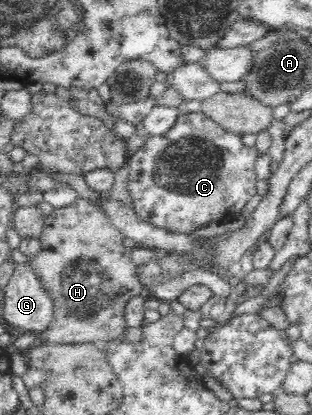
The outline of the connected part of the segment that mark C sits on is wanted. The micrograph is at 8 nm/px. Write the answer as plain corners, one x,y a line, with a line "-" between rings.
202,111
179,114
176,117
175,123
171,126
171,129
168,129
163,135
148,135
145,138
145,143
143,143
143,145
133,153
133,157
129,159
127,191
129,191
129,197
131,197
131,207
133,207
133,211
141,221
146,221
153,228
166,229
171,233
192,234
195,232
195,229
201,229
203,225
209,225
209,223
213,223
213,221
217,222
221,220
228,210
244,206
245,203
256,194
255,183
257,180
255,163
258,156
259,153
256,147
247,147
242,142
242,136
225,131
217,122
203,114

